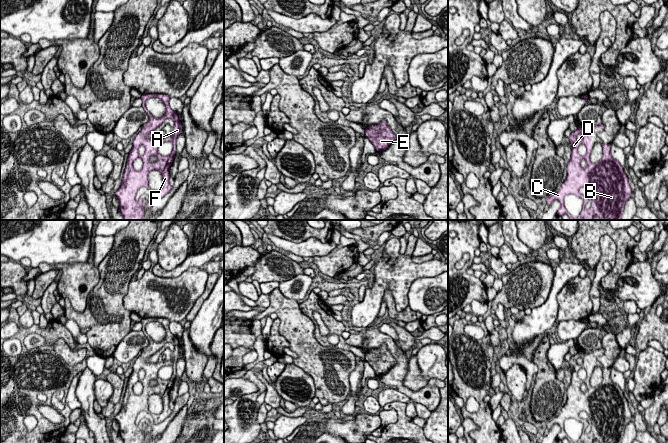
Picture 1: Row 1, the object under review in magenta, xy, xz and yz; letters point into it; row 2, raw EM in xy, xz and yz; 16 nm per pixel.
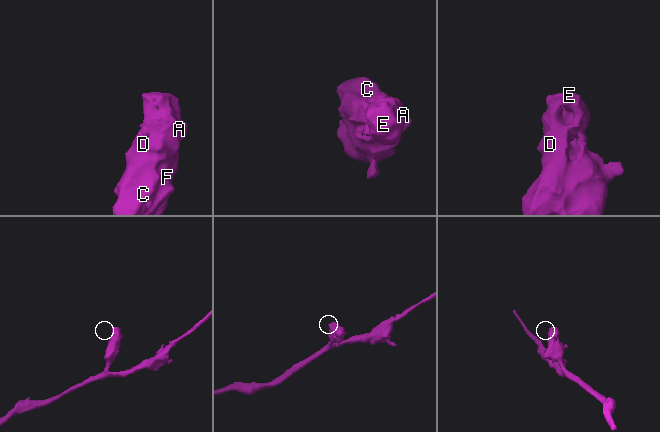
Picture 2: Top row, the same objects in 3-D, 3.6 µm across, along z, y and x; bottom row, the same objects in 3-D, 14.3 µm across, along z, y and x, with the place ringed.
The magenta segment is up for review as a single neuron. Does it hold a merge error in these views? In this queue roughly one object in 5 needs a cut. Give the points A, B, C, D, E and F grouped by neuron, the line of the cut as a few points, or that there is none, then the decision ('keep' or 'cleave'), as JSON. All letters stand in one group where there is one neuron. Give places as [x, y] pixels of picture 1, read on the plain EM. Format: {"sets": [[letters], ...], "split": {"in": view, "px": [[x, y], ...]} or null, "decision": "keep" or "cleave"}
{"sets": [["A", "B", "C", "D", "E", "F"]], "split": null, "decision": "keep"}

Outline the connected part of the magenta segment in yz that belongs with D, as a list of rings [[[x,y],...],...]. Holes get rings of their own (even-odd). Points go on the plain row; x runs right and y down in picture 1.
[[[603,348],[594,349],[593,351],[586,352],[582,349],[578,349],[578,353],[573,355],[567,364],[572,367],[572,378],[571,383],[567,388],[567,401],[562,407],[561,412],[555,415],[553,418],[546,422],[548,431],[553,425],[560,426],[560,432],[556,439],[562,440],[567,438],[569,443],[593,443],[598,440],[600,443],[622,443],[622,437],[626,425],[632,420],[632,413],[629,408],[627,399],[624,396],[623,390],[618,384],[615,384],[611,379],[610,368],[601,367],[603,370],[603,380],[600,385],[592,387],[590,385],[590,378],[592,375],[592,355],[604,352]],[[583,368],[586,371],[586,378],[584,380],[578,377],[578,371]],[[585,411],[591,420],[591,430],[589,433],[585,432],[588,421],[581,419],[579,413]],[[568,418],[574,418],[583,423],[583,433],[577,442],[573,442],[565,433],[564,421]]]

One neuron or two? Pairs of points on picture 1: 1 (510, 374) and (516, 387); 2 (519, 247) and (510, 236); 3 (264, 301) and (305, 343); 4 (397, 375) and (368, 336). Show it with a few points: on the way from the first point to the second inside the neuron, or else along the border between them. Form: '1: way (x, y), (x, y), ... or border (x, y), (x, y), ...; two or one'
1: way (513, 377), (516, 380), (516, 384); one
2: way (517, 244), (512, 239); one
3: border (269, 294), (269, 305), (265, 309); two
4: way (400, 362), (400, 356), (381, 338); one

